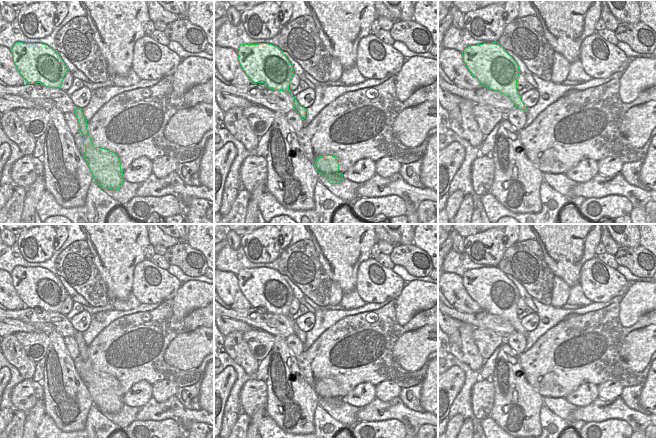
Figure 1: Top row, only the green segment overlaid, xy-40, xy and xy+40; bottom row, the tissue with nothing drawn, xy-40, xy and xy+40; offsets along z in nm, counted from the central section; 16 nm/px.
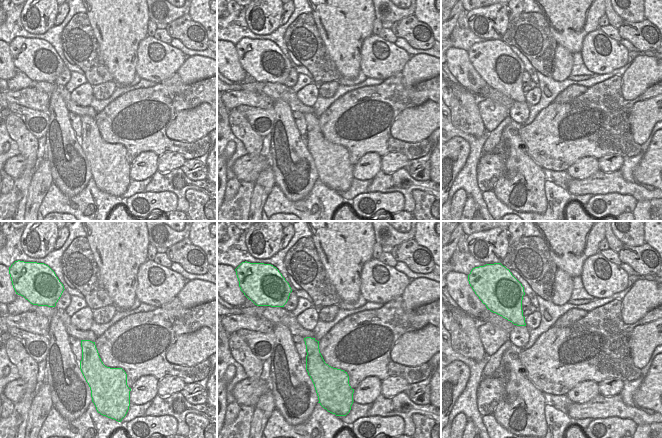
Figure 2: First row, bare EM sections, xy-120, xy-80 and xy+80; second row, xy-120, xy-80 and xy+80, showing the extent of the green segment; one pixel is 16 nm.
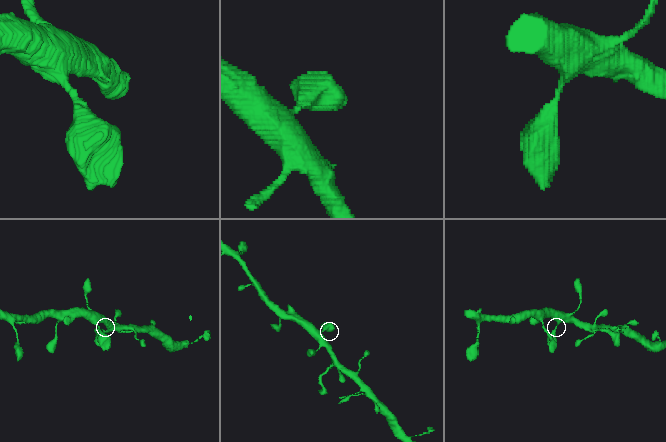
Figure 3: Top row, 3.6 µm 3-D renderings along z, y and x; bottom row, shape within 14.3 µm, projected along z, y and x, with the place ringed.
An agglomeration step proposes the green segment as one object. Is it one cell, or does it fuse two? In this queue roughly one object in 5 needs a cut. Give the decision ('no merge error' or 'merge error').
no merge error

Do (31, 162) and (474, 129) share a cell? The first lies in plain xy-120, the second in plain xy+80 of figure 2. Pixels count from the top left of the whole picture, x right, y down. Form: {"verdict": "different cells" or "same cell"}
{"verdict": "same cell"}

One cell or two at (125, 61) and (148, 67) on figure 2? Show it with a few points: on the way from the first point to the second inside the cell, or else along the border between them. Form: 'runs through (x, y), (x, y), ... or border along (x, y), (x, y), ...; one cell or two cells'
border along (141, 41), (137, 47), (135, 73); two cells

